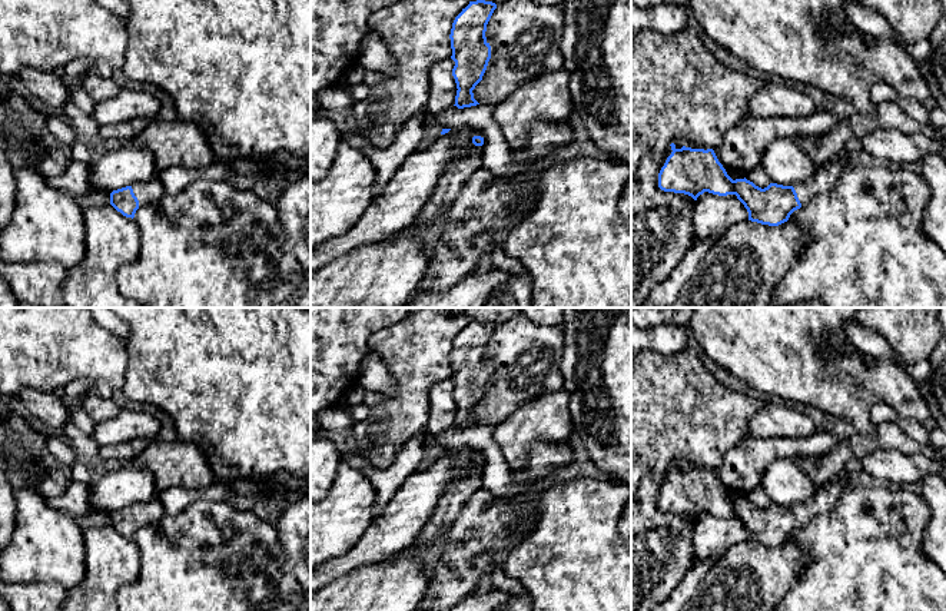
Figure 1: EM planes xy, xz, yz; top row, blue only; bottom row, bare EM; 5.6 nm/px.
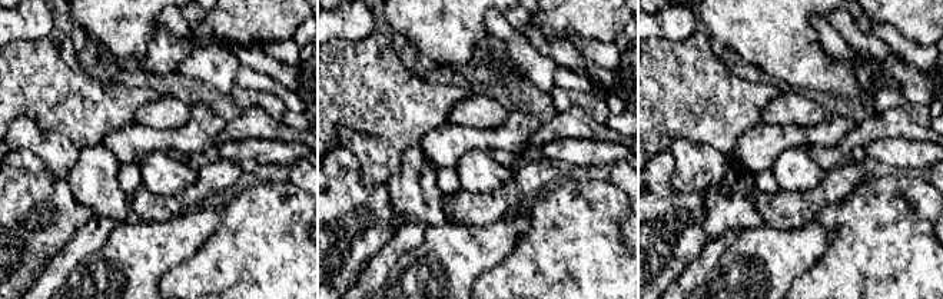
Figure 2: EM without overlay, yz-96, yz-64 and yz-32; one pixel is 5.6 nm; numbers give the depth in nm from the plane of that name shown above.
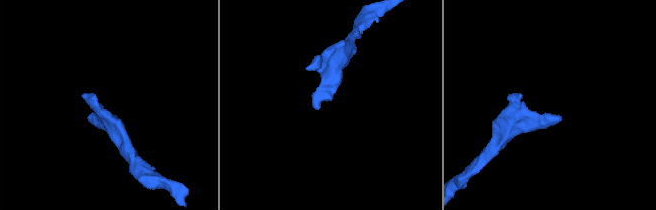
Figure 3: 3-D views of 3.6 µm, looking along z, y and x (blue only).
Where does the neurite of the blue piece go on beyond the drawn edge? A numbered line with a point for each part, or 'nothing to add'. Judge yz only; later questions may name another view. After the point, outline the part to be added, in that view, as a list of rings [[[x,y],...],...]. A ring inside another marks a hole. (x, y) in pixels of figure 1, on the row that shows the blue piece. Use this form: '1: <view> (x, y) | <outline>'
1: yz (826, 176) | [[[843,156],[819,166],[811,177],[793,185],[801,206],[806,206],[817,195],[832,190],[843,172],[854,162],[854,157]]]

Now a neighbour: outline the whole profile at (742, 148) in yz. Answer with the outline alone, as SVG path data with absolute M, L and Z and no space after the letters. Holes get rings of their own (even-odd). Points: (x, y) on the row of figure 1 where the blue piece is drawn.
M816 110L807 117L751 117L741 119L724 136L716 149L717 159L726 170L747 175L761 162L763 150L779 139L796 139L804 135L824 135L840 116Z

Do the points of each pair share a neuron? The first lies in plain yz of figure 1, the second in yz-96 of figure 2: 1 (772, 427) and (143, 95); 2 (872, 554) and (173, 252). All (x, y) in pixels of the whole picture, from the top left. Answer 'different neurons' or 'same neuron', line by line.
1: different neurons
2: different neurons

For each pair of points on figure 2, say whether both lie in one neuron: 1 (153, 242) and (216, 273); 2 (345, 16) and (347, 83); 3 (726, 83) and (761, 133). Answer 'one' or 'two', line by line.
1: two
2: two
3: two

